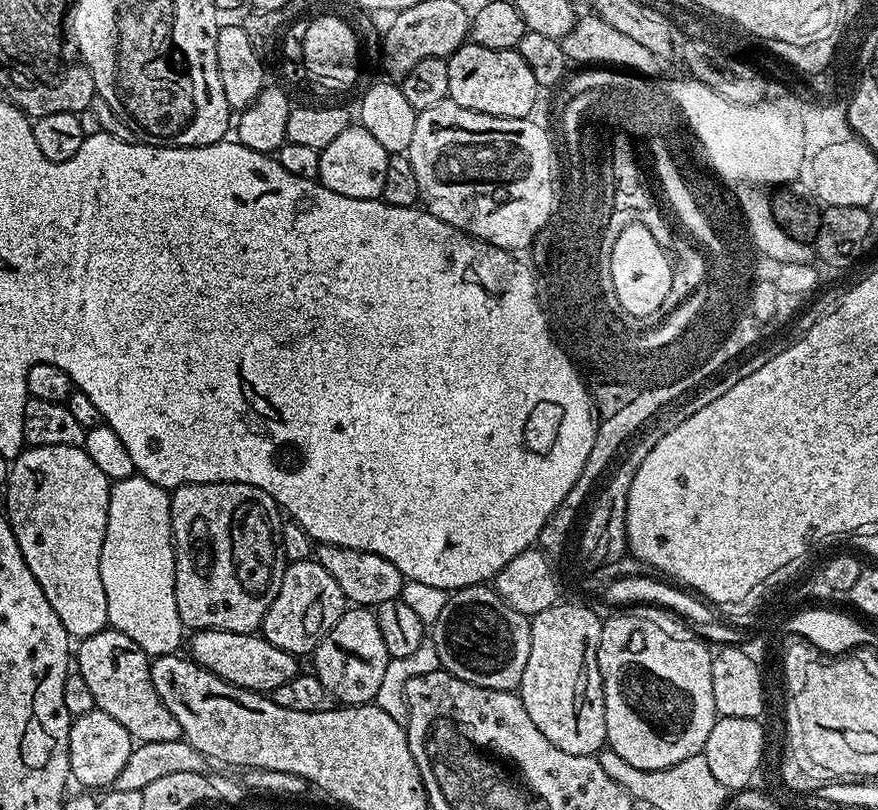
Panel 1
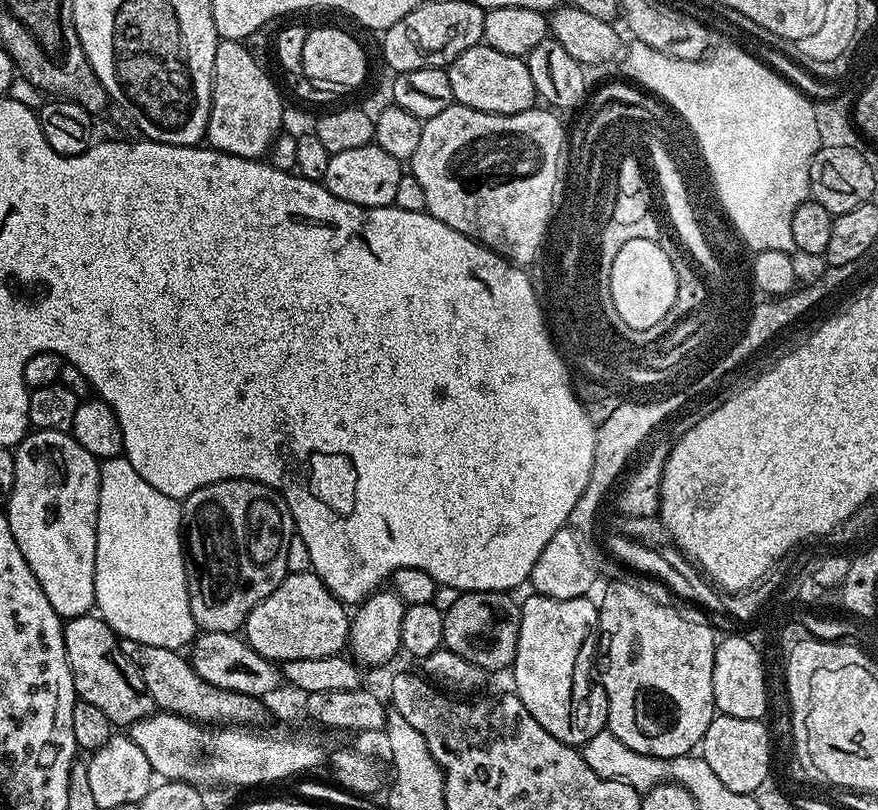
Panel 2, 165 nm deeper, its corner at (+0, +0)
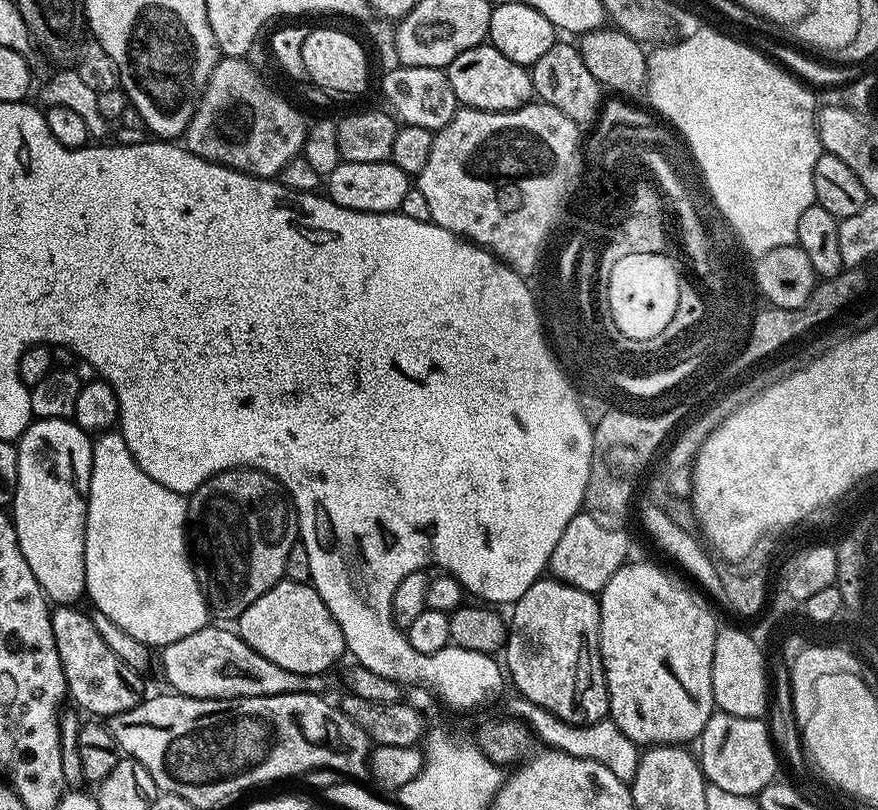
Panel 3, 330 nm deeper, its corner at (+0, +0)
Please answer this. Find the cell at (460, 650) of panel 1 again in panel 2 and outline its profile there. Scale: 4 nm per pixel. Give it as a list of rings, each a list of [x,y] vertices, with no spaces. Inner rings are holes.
[[[461,591],[458,602],[450,606],[444,614],[443,647],[453,656],[460,656],[466,662],[484,669],[485,673],[500,672],[511,669],[518,650],[520,633],[520,604],[512,601],[513,597],[506,592],[466,592]]]

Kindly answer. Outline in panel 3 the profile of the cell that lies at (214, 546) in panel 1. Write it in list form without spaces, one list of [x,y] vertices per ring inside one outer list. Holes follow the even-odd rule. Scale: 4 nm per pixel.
[[[230,468],[227,472],[220,472],[216,476],[211,476],[198,491],[191,493],[190,499],[187,501],[188,506],[188,528],[190,529],[190,552],[194,557],[196,568],[196,577],[201,588],[204,589],[204,600],[208,603],[209,613],[213,617],[216,616],[217,621],[228,622],[224,620],[235,621],[246,610],[246,606],[250,606],[254,602],[258,602],[258,598],[262,598],[262,594],[272,588],[284,579],[284,567],[286,566],[286,554],[290,554],[290,546],[298,543],[298,521],[296,518],[296,507],[292,505],[292,498],[284,490],[283,484],[277,482],[273,476],[268,476],[264,472],[259,472],[257,468]]]

